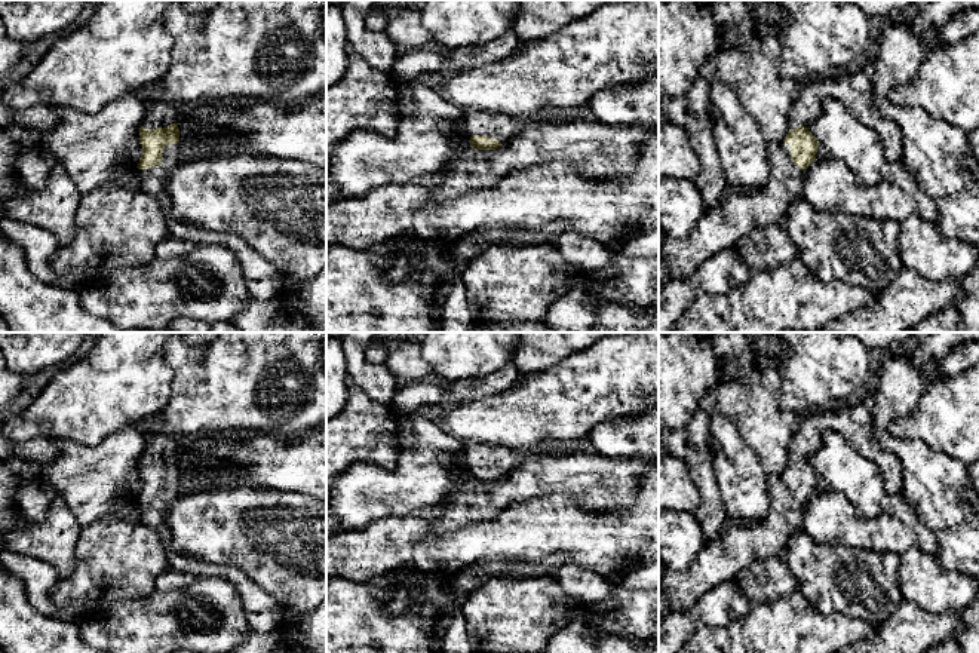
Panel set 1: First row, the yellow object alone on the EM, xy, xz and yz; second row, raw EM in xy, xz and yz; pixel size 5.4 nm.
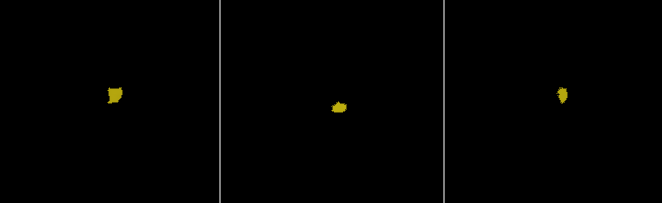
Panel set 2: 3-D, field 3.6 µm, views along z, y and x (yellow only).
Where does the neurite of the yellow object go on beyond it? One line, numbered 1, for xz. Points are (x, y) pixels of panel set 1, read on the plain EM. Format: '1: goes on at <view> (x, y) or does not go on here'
1: goes on at xz (494, 457)

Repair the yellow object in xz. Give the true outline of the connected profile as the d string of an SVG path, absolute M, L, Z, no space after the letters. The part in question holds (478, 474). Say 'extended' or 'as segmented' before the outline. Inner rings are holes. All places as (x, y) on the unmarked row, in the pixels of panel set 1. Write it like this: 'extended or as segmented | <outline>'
extended | M469 442L463 445L464 462L470 469L470 476L478 482L495 482L504 473L512 470L519 459L521 453L512 451L500 445L485 445Z

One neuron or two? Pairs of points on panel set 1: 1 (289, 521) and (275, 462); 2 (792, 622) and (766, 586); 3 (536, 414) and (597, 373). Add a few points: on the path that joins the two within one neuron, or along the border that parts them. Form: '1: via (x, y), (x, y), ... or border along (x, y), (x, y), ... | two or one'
1: border along (248, 484), (294, 490), (310, 496) | two
2: border along (797, 589), (767, 603), (751, 604) | two
3: via (551, 404), (568, 399), (582, 388) | one

